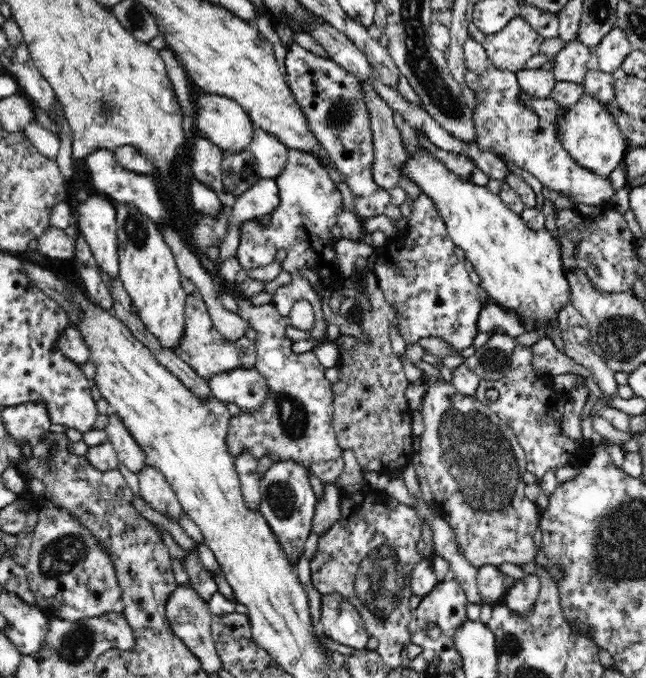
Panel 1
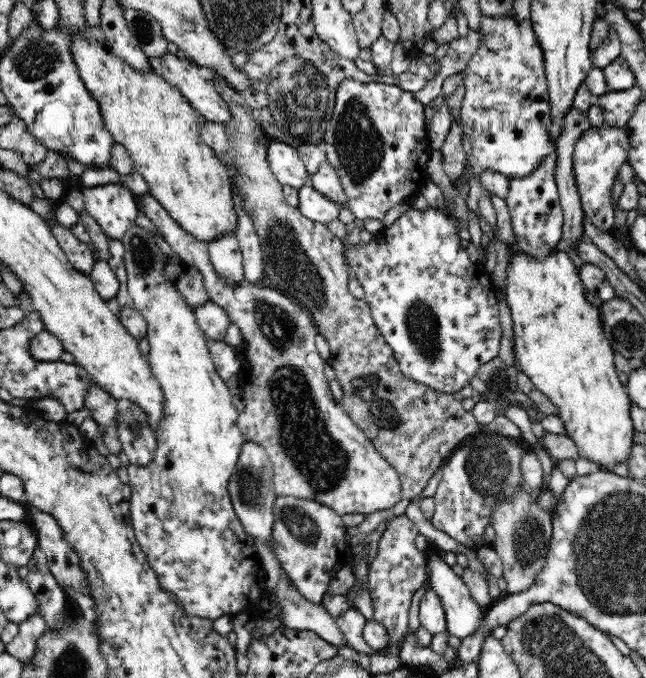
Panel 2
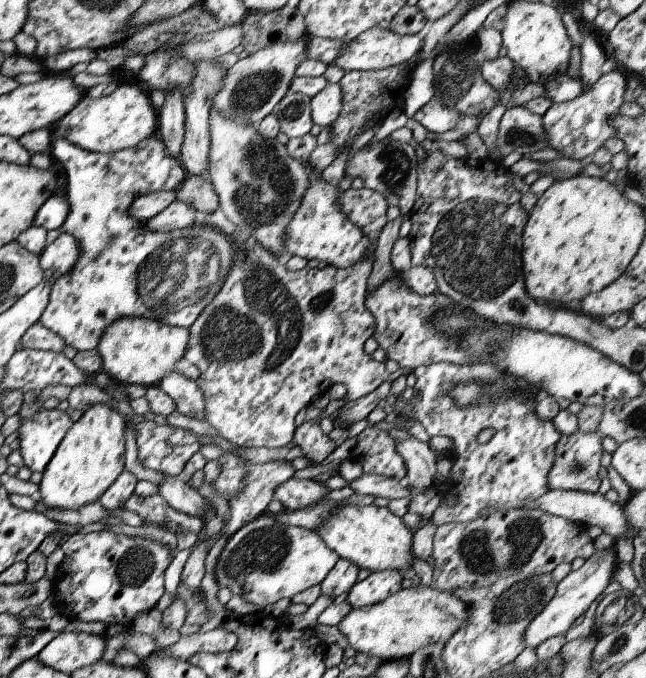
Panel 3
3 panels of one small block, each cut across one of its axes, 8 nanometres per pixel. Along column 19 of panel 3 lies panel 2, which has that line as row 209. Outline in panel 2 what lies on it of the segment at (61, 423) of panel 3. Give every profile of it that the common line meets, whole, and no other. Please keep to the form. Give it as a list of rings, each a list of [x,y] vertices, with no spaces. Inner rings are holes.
[[[447,203],[444,210],[427,207],[423,212],[410,206],[392,225],[374,234],[365,247],[352,247],[344,256],[350,275],[356,276],[364,288],[363,299],[378,330],[392,347],[400,370],[409,379],[451,393],[469,384],[481,364],[498,357],[501,337],[498,302],[486,269],[476,268],[466,250],[458,252],[463,247],[461,219]]]

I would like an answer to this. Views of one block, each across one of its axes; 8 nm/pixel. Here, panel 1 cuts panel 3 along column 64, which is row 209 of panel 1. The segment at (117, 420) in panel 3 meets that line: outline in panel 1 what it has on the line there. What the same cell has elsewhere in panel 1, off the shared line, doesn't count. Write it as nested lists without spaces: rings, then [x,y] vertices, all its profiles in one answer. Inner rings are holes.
[[[418,138],[418,145],[414,152],[406,149],[406,158],[398,166],[400,177],[413,182],[420,193],[430,197],[432,205],[437,209],[440,219],[446,225],[448,236],[454,245],[464,251],[465,258],[473,264],[474,270],[480,277],[481,288],[489,298],[497,302],[506,310],[513,310],[527,324],[527,330],[538,330],[534,325],[536,320],[541,324],[548,324],[550,320],[556,322],[558,310],[570,302],[570,285],[568,285],[566,270],[560,259],[560,245],[546,229],[532,230],[519,214],[507,208],[499,194],[492,193],[488,187],[472,184],[452,172],[441,160],[438,160],[423,146]]]

